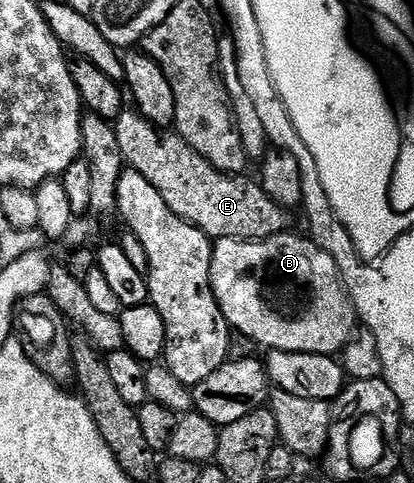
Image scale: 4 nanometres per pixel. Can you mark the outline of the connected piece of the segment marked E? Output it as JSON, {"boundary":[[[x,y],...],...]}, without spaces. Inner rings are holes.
{"boundary":[[[130,107],[123,110],[121,116],[114,122],[120,151],[125,159],[125,164],[136,170],[156,191],[160,191],[160,199],[172,207],[180,219],[192,223],[200,231],[204,231],[207,237],[217,239],[219,237],[237,237],[239,241],[262,241],[265,237],[274,237],[276,234],[289,230],[289,212],[284,211],[272,201],[257,180],[249,181],[249,176],[221,173],[204,155],[200,155],[177,132],[167,131],[165,128],[152,124],[147,117],[143,117],[137,108]]]}

